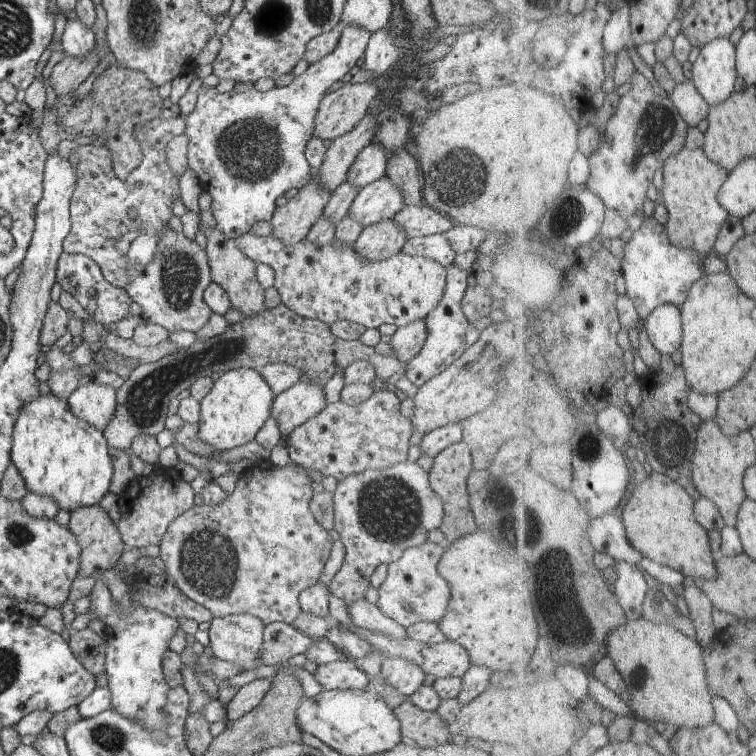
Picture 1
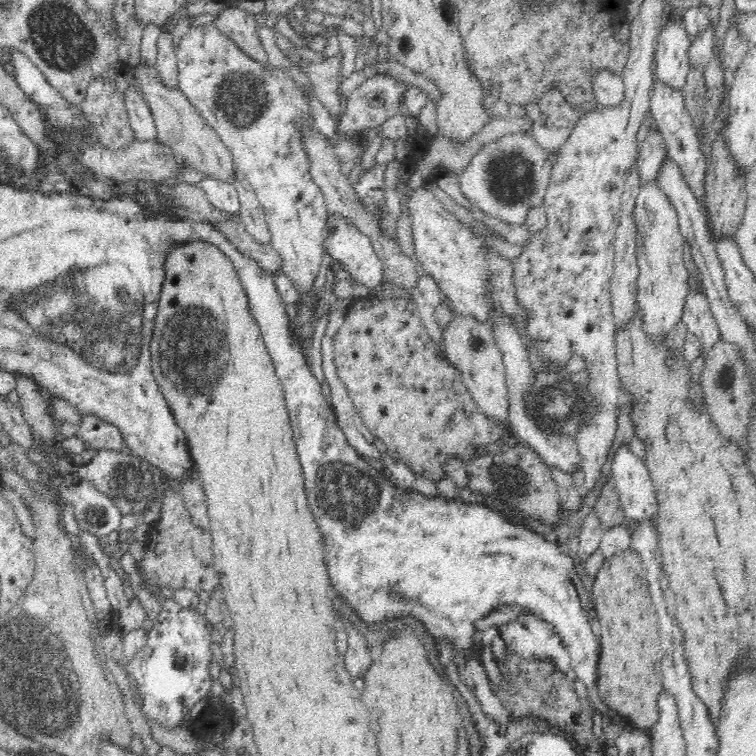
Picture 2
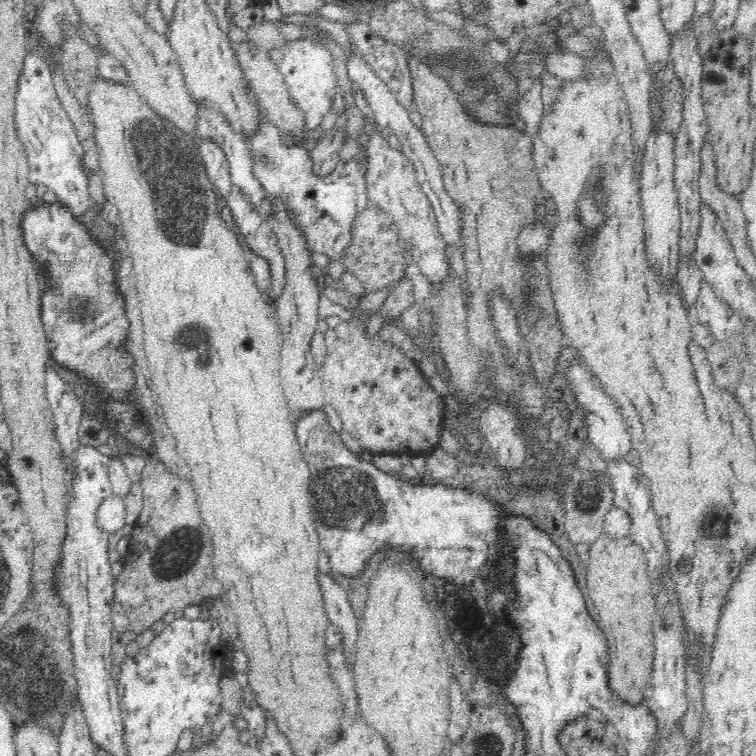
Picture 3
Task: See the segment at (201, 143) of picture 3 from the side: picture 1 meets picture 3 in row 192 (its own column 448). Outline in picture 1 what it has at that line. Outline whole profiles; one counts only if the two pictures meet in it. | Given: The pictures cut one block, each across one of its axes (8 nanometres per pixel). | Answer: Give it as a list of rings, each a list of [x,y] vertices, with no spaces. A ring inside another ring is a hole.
[[[425,202],[406,205],[394,219],[396,224],[406,232],[408,239],[446,233],[454,228],[455,223],[450,217],[430,208]]]

